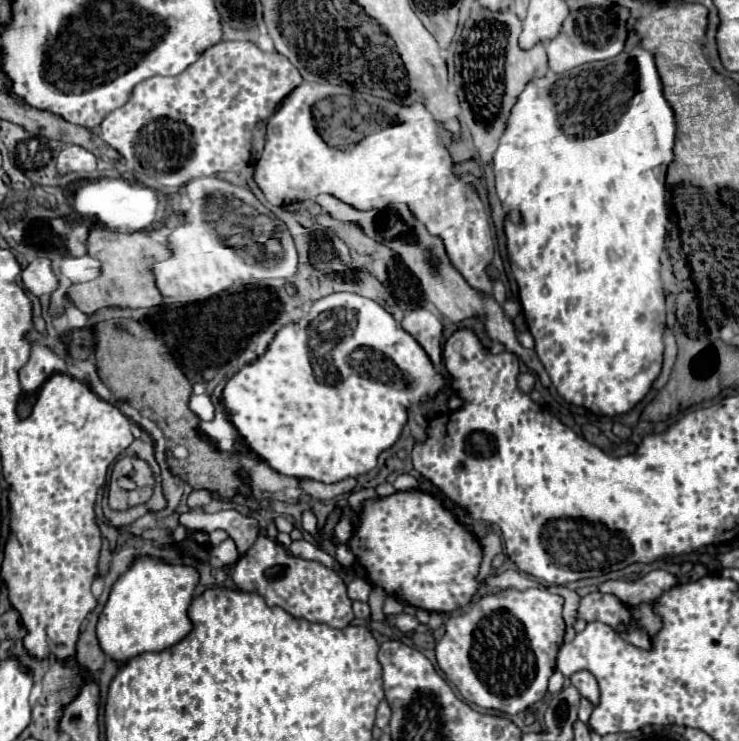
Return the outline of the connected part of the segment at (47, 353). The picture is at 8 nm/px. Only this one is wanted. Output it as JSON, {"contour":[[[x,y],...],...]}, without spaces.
{"contour":[[[34,345],[28,363],[20,369],[20,385],[24,391],[36,391],[50,375],[66,373],[68,363],[46,345]]]}

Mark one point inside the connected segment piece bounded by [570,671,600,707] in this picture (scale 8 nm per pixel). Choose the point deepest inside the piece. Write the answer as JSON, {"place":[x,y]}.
{"place":[583,681]}

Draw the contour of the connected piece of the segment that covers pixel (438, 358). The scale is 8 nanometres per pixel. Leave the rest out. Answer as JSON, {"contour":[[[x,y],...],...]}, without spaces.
{"contour":[[[418,307],[404,315],[402,327],[424,347],[432,363],[442,369],[442,335],[444,323],[440,315],[428,307]]]}

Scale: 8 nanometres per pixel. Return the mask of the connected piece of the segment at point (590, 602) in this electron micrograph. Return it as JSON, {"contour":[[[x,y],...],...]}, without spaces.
{"contour":[[[590,593],[582,597],[578,615],[586,621],[600,621],[610,627],[618,627],[620,623],[630,625],[630,609],[622,605],[614,595],[604,595],[604,593]]]}

